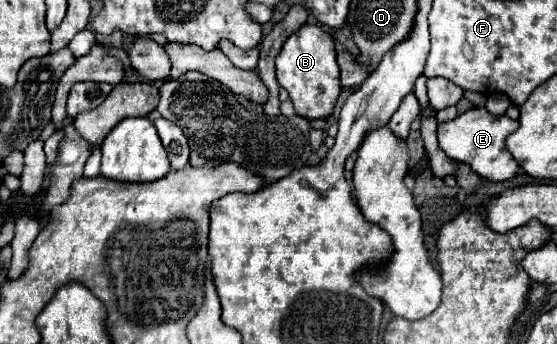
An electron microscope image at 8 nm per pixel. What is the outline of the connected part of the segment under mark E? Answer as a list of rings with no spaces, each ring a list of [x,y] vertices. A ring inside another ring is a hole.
[[[472,108],[454,120],[438,126],[438,144],[446,156],[458,164],[468,164],[478,176],[490,182],[504,182],[516,176],[518,162],[506,150],[506,136],[518,128],[518,120],[508,118],[506,114],[494,116],[486,108]]]

